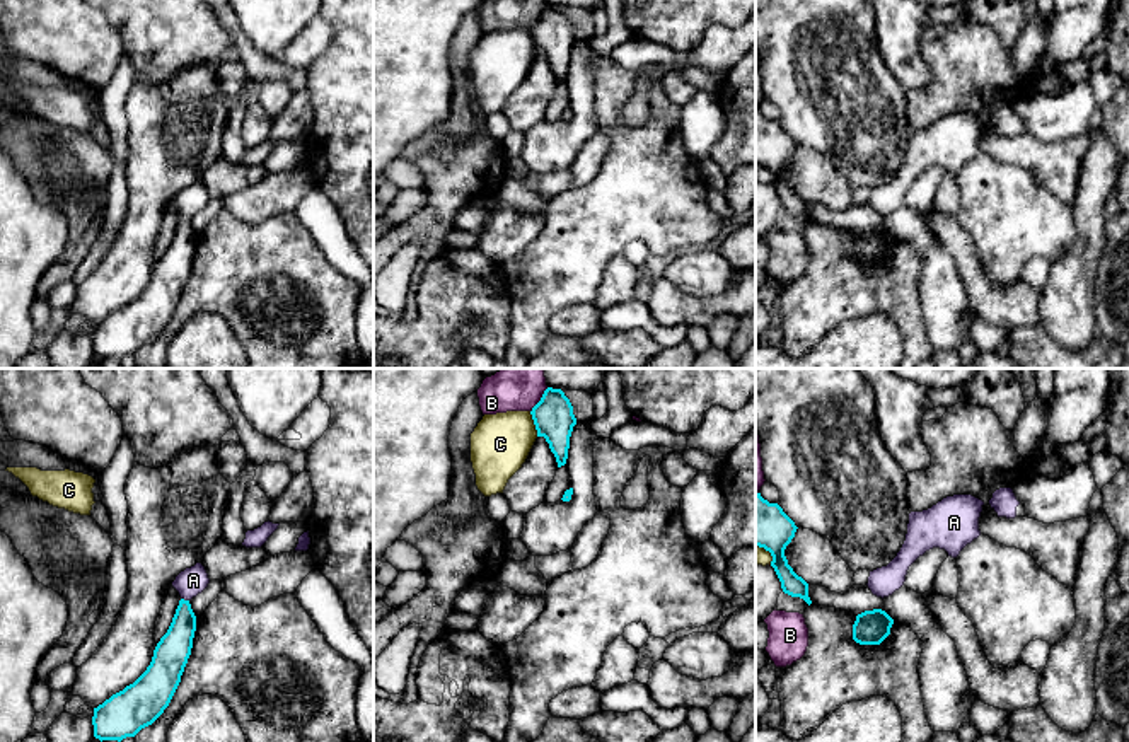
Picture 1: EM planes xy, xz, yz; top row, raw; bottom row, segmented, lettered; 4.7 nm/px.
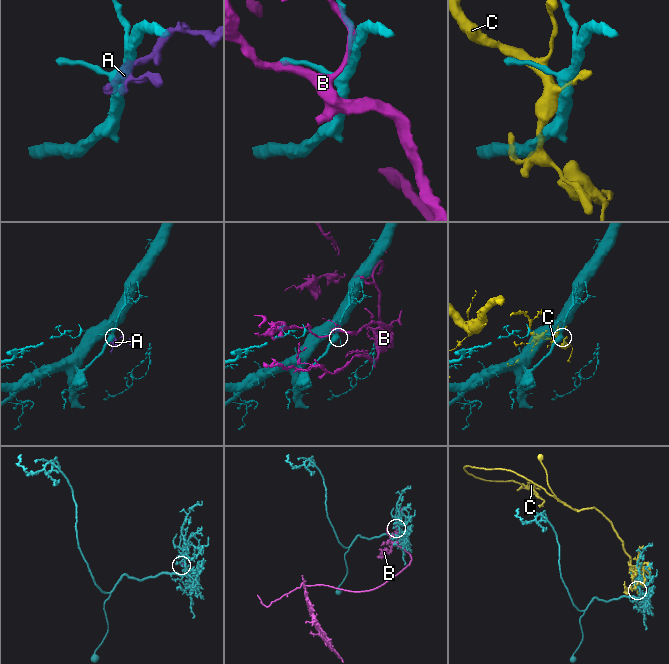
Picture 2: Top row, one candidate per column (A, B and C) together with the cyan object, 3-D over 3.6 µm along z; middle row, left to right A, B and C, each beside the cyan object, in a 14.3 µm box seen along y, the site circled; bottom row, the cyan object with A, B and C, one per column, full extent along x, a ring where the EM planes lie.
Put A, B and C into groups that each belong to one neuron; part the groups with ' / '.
A / B / C

